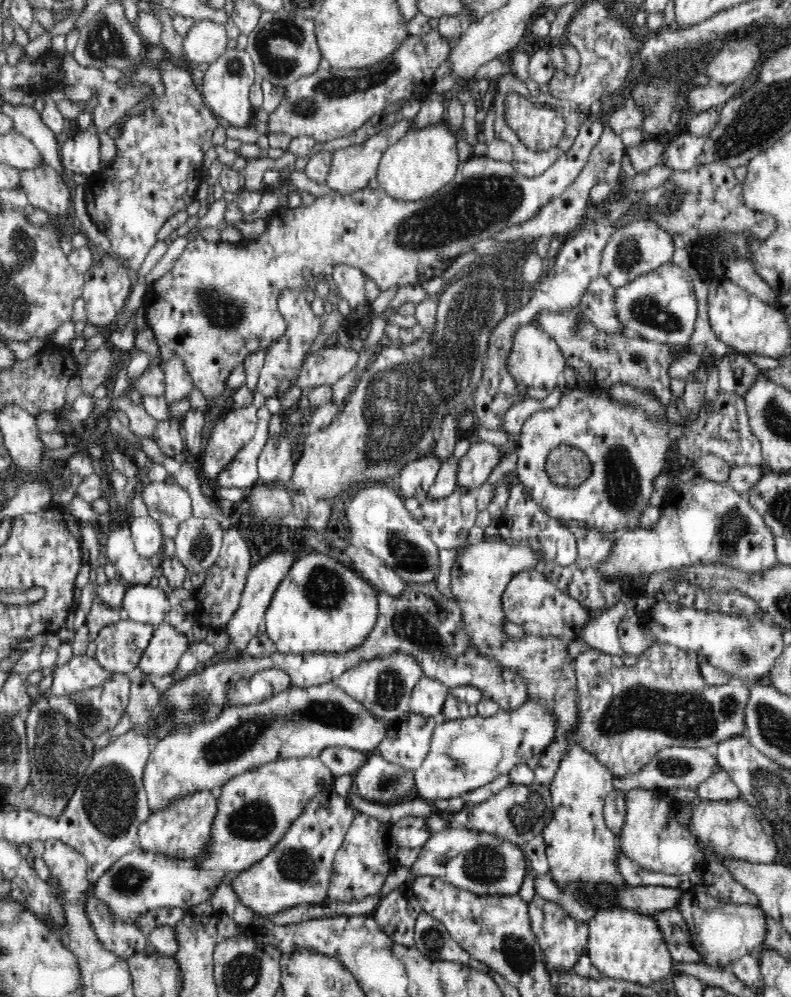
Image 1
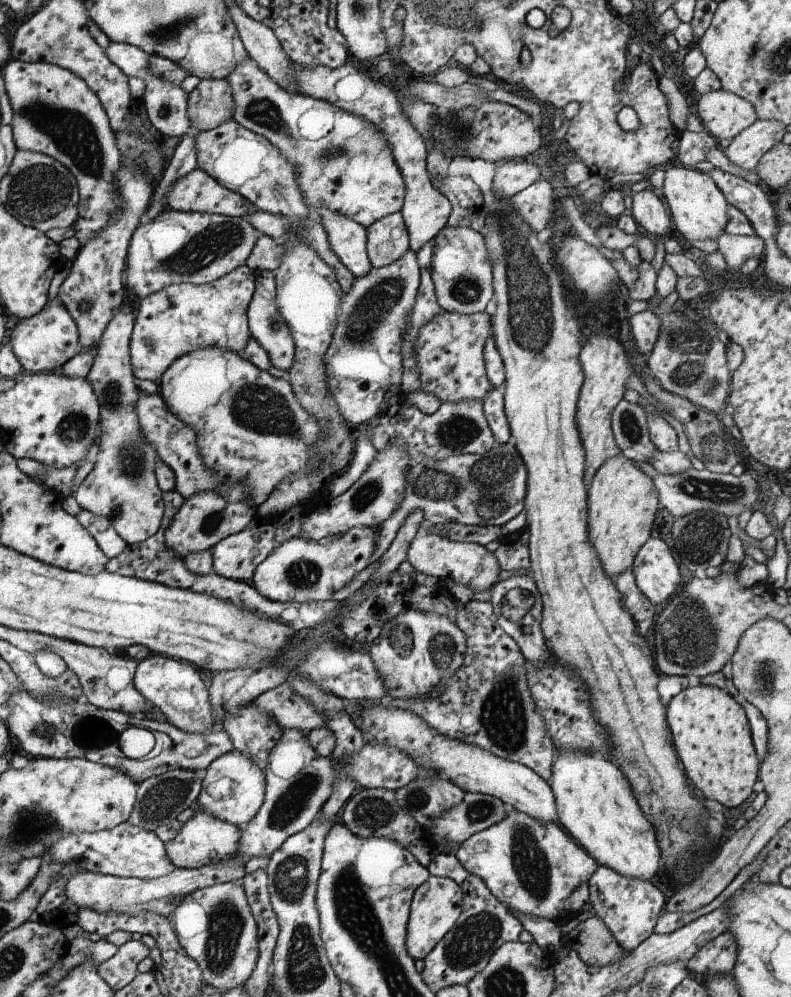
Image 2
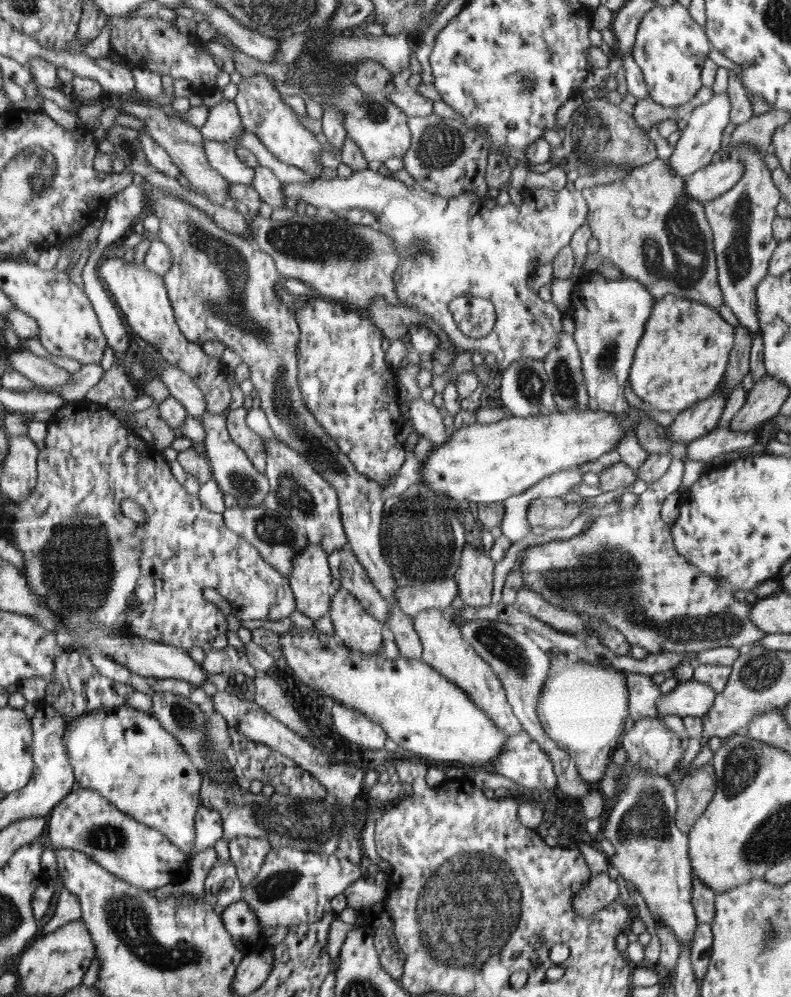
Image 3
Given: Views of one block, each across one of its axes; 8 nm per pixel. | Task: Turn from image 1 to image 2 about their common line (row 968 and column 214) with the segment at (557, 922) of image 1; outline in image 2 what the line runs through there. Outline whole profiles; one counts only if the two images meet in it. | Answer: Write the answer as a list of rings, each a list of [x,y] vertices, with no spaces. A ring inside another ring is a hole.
[[[258,517],[256,524],[230,535],[212,548],[213,572],[227,579],[250,583],[256,567],[274,550],[279,529],[267,518]]]

